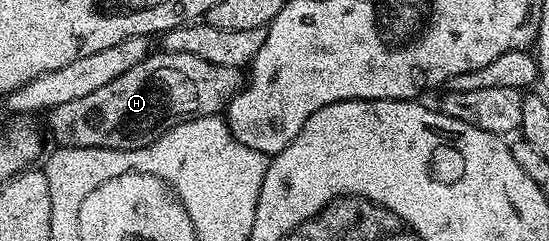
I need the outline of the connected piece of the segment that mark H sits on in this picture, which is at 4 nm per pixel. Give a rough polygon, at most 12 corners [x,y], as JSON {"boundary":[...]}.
{"boundary":[[150,53],[47,112],[53,144],[142,149],[220,115],[239,70]]}

